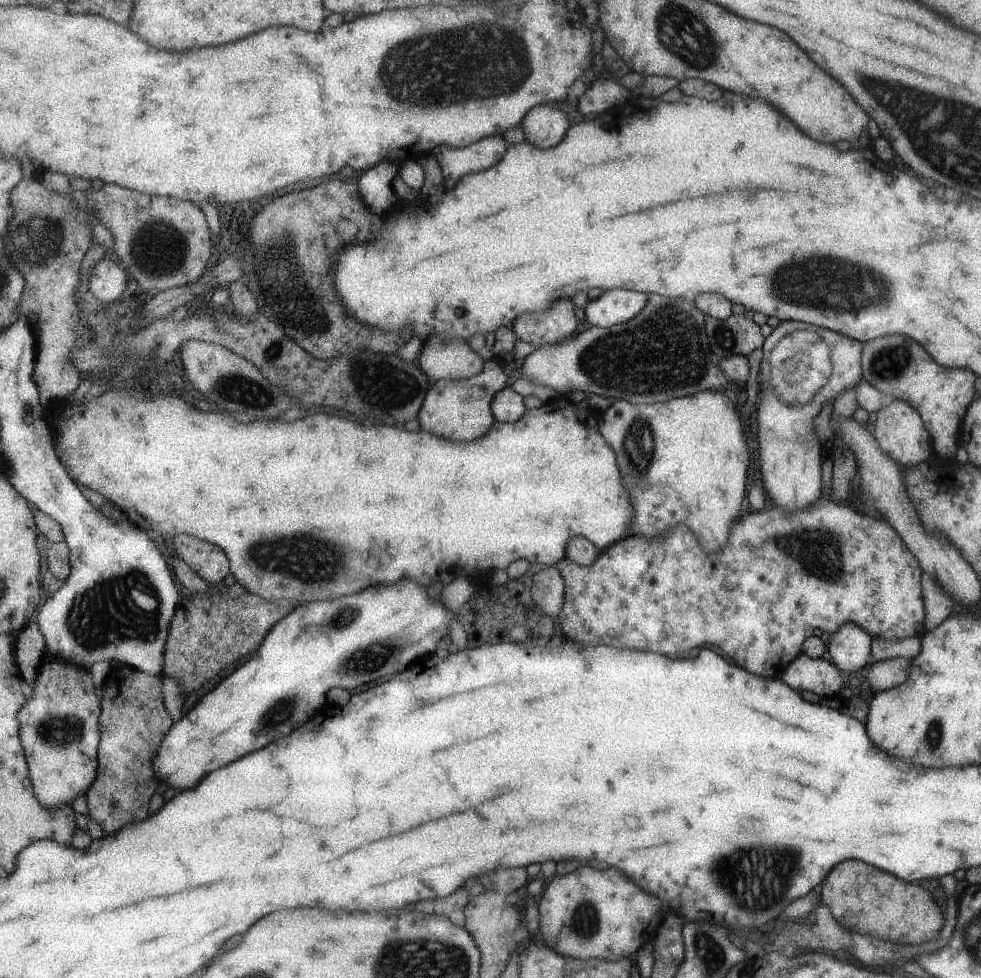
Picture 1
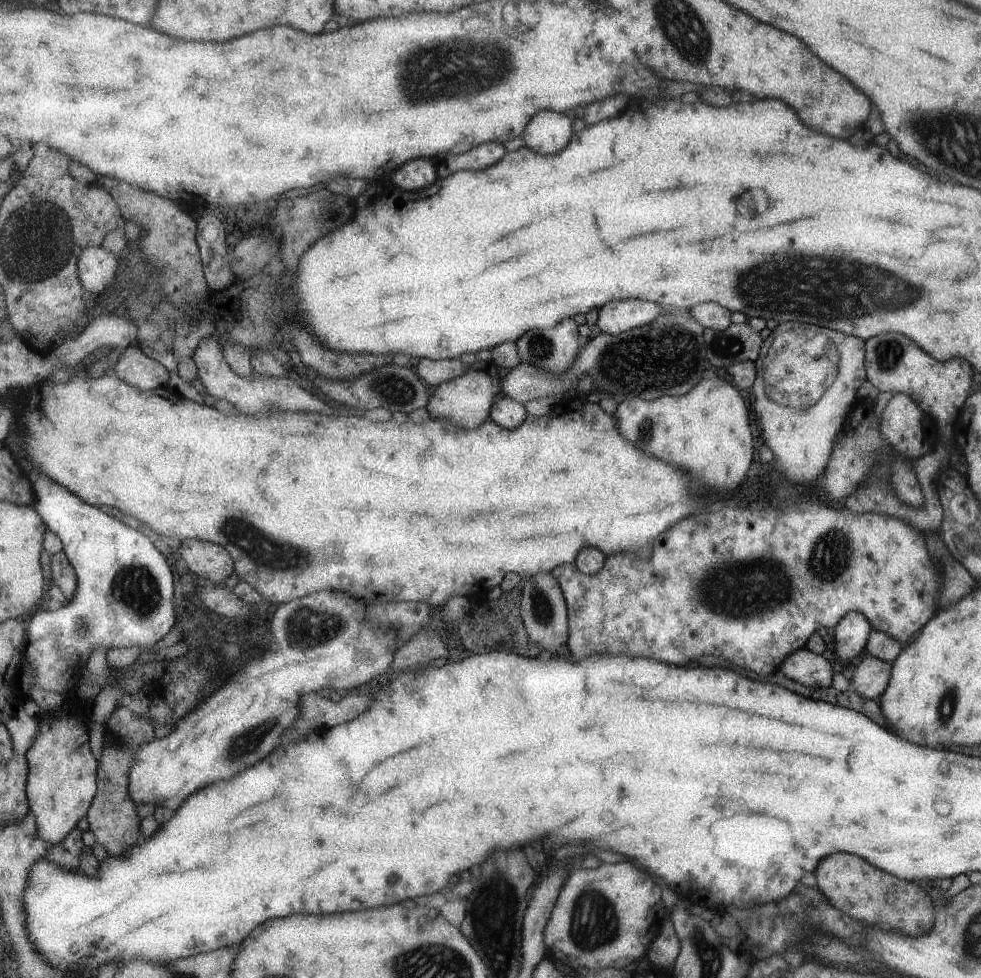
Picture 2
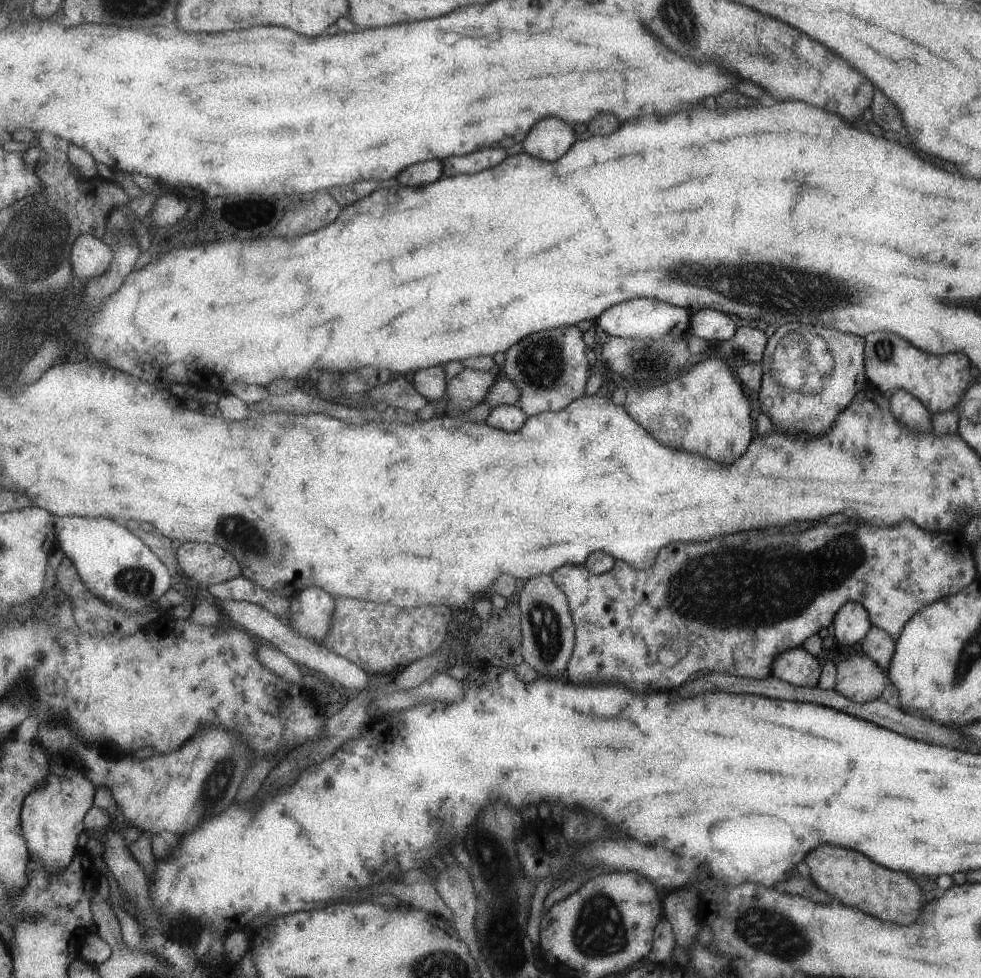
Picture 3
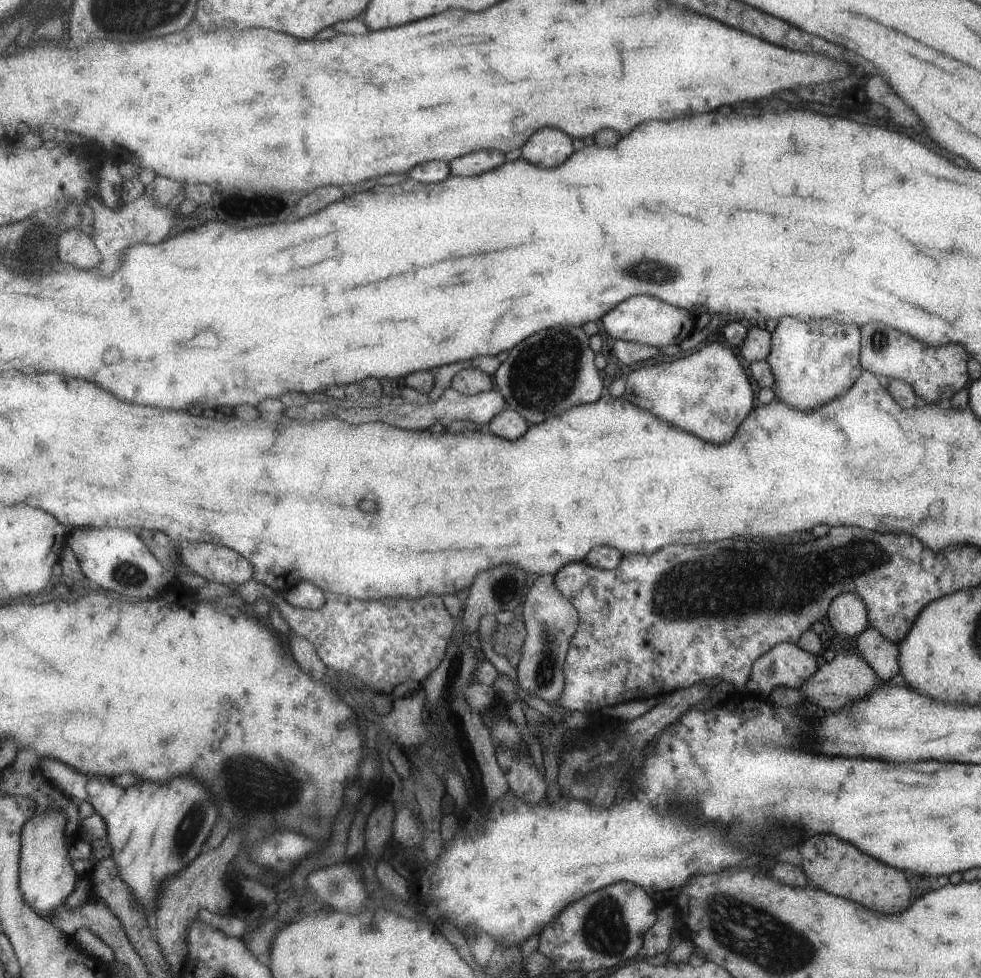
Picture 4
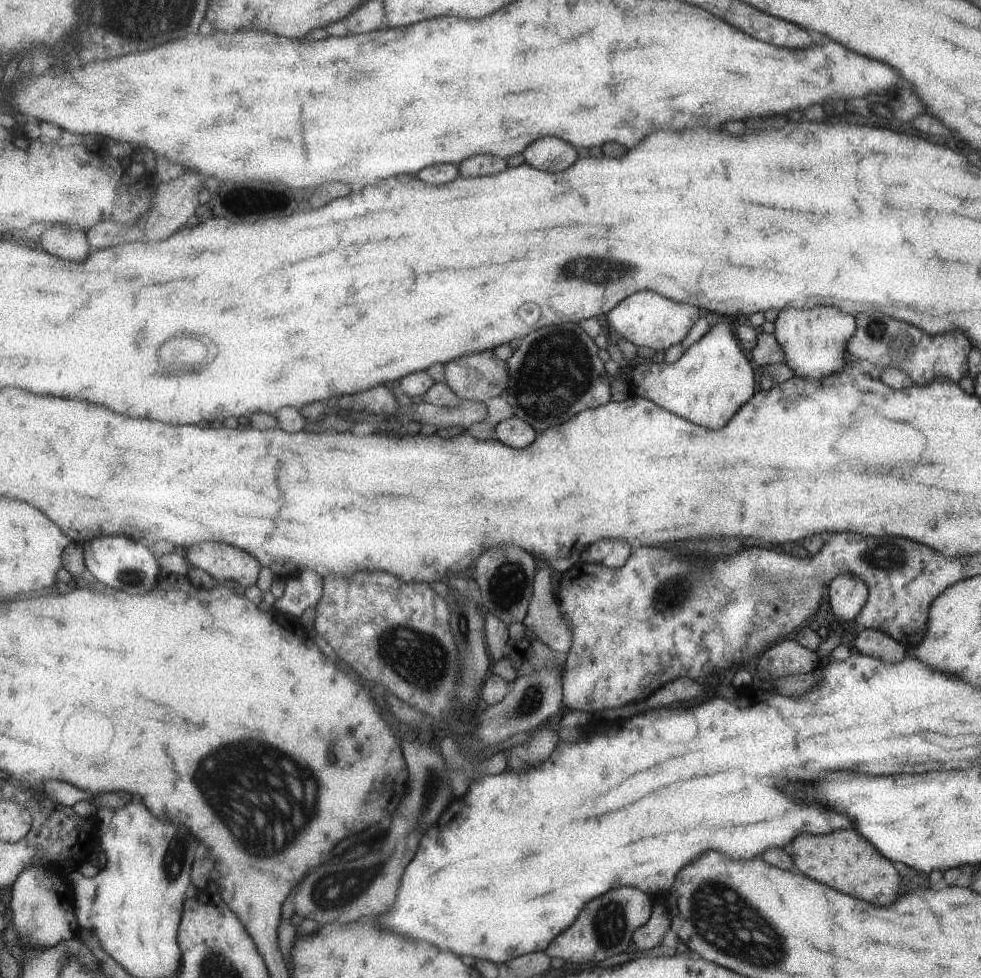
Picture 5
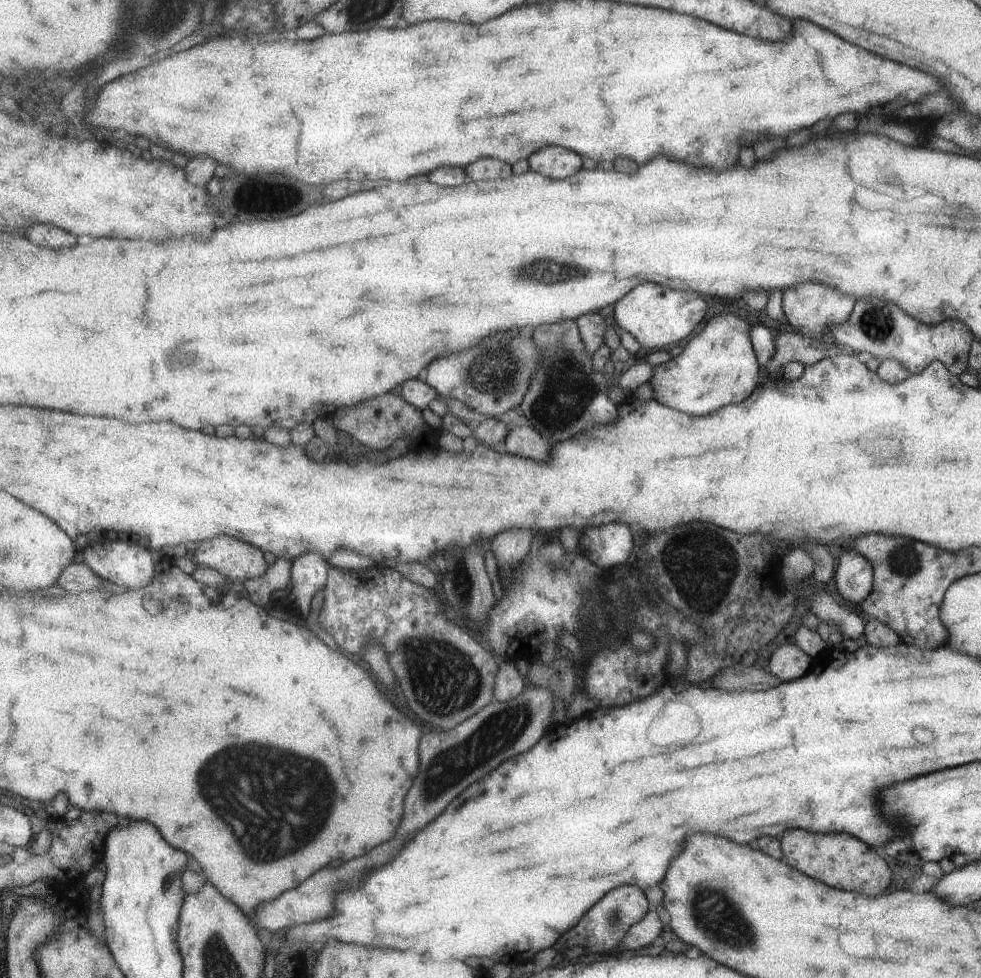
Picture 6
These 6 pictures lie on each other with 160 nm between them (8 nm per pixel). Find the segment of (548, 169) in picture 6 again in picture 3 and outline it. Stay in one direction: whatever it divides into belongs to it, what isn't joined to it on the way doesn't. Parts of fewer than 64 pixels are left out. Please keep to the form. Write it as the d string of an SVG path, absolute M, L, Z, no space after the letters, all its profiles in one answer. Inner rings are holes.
M549 116L543 122L537 122L537 126L531 130L529 138L525 140L525 150L535 158L553 162L565 156L575 142L575 130L561 118Z

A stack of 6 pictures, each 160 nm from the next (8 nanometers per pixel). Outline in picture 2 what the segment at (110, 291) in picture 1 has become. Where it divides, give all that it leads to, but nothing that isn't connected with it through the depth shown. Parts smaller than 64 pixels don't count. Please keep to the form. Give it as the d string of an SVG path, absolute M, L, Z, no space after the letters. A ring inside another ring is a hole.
M88 247L79 264L79 274L86 293L107 290L117 276L117 255L103 247Z

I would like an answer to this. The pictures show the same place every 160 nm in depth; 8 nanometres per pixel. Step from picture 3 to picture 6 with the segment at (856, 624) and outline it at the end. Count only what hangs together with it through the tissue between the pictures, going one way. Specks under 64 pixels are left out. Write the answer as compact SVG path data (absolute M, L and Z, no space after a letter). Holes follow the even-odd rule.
M851 550L841 551L833 576L837 592L851 603L860 603L872 590L872 566Z

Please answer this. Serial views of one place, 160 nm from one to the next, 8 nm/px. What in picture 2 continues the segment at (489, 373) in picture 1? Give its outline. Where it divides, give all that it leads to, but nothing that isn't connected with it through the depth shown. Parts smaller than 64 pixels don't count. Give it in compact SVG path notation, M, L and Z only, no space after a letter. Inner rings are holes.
M476 361L469 370L459 378L445 381L432 390L431 400L426 406L429 416L454 422L464 429L479 428L492 416L492 408L497 394L502 390L502 378L499 376L499 366L490 361Z

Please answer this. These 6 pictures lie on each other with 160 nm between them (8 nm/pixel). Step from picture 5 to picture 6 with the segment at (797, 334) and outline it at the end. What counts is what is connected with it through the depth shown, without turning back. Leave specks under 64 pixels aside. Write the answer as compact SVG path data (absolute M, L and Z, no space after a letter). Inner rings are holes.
M805 282L801 286L785 289L781 297L781 310L786 323L796 329L795 334L808 339L811 343L826 338L822 330L826 330L827 326L847 321L854 306L853 298L837 294L832 288L813 282Z

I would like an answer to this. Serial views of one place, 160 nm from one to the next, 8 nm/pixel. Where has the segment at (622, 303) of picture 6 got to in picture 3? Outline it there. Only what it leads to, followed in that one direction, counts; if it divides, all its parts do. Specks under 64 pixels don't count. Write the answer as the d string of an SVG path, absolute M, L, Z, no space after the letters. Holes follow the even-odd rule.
M633 298L629 302L617 304L601 314L597 325L612 337L629 337L634 339L654 339L665 334L688 333L689 312L682 306L675 308L665 302L647 300L647 298Z

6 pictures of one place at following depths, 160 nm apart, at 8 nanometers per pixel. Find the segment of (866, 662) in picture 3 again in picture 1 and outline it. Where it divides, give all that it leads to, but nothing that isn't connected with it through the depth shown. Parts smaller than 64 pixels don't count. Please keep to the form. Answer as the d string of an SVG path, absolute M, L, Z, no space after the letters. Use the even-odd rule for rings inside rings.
M904 658L873 662L867 668L870 690L875 693L901 684L908 677L909 669L910 661Z

